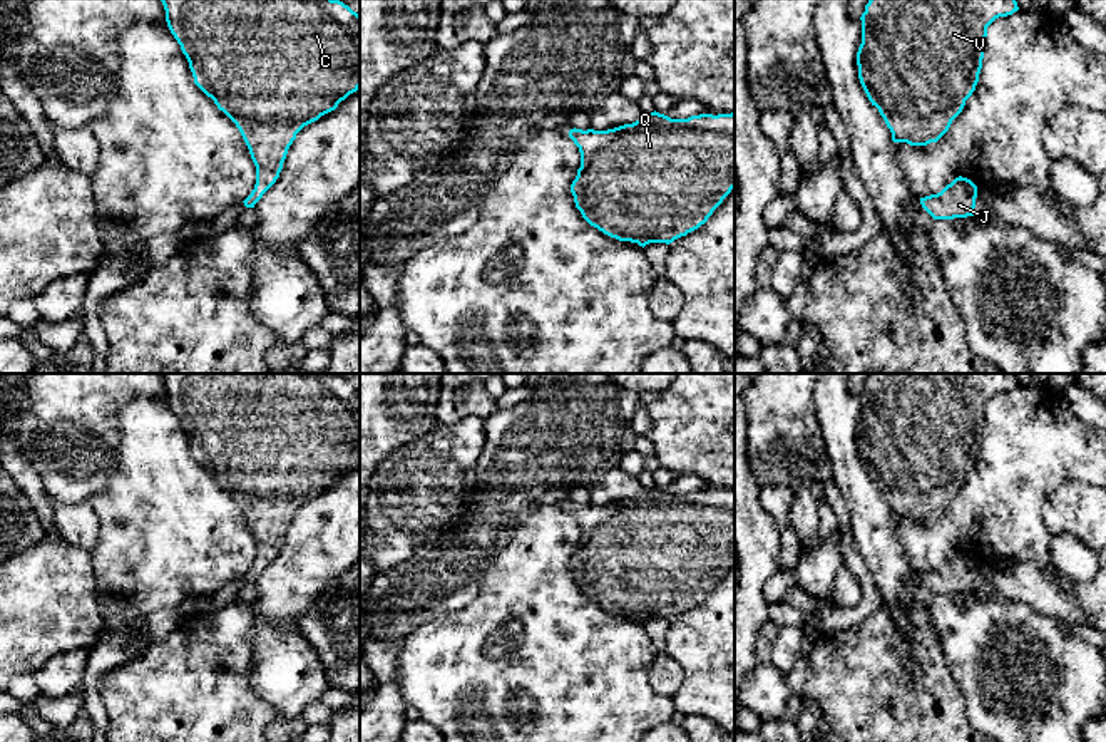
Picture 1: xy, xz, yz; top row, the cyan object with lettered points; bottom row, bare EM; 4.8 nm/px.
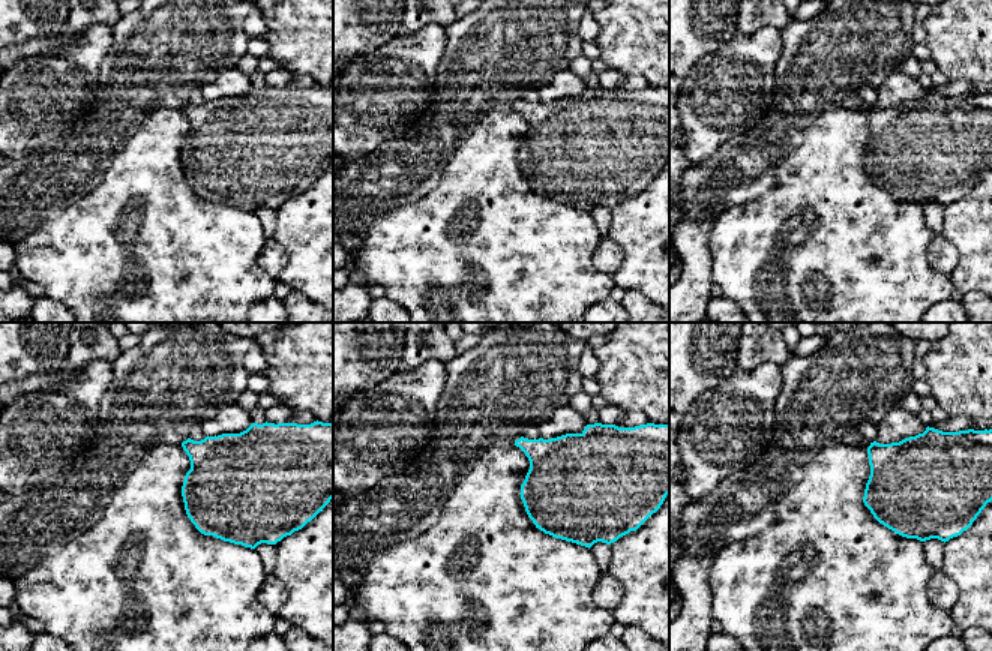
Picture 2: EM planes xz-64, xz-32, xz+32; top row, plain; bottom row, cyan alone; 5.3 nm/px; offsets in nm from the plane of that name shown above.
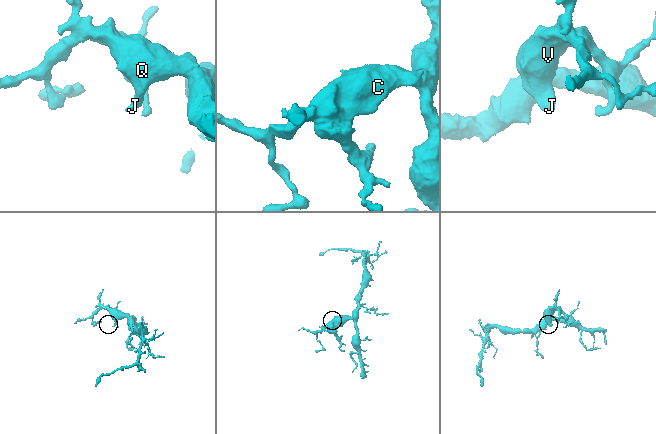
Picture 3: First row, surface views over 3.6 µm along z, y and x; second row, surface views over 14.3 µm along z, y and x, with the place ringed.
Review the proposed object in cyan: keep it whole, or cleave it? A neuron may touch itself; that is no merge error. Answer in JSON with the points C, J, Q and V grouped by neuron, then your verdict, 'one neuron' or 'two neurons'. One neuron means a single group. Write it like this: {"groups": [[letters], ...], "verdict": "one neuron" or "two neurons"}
{"groups": [["C", "J", "Q", "V"]], "verdict": "one neuron"}

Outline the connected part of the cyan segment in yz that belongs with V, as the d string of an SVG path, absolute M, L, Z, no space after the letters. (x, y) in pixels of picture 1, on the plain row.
M870 374L862 389L858 454L894 518L937 518L975 466L987 402L1017 387L1016 374Z

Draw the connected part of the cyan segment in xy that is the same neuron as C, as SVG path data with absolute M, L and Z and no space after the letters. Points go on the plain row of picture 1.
M161 374L161 377L166 385L167 402L189 437L194 459L236 499L249 524L256 541L256 559L243 578L246 583L254 583L279 553L288 524L296 514L296 509L305 501L335 486L341 476L360 464L360 390L343 377L333 374Z

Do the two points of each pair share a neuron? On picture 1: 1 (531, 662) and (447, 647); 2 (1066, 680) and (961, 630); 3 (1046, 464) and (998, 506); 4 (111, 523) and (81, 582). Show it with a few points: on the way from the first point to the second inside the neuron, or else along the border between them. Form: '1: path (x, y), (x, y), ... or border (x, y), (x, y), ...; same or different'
1: path (511, 667), (467, 667); same
2: path (1048, 655), (1023, 649), (1001, 628), (989, 630); same
3: path (1034, 469), (1009, 494); same
4: border (89, 553), (96, 590); different

